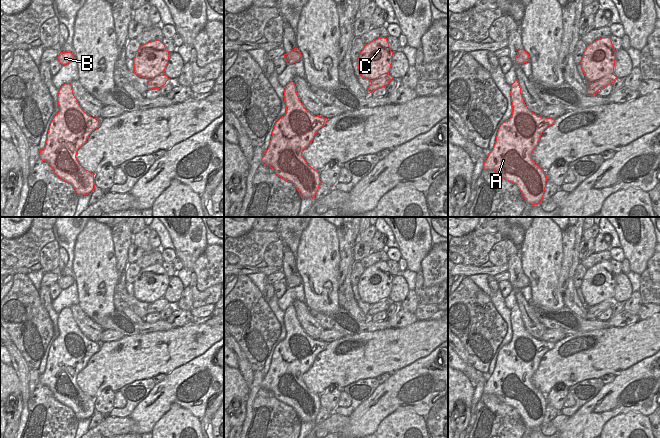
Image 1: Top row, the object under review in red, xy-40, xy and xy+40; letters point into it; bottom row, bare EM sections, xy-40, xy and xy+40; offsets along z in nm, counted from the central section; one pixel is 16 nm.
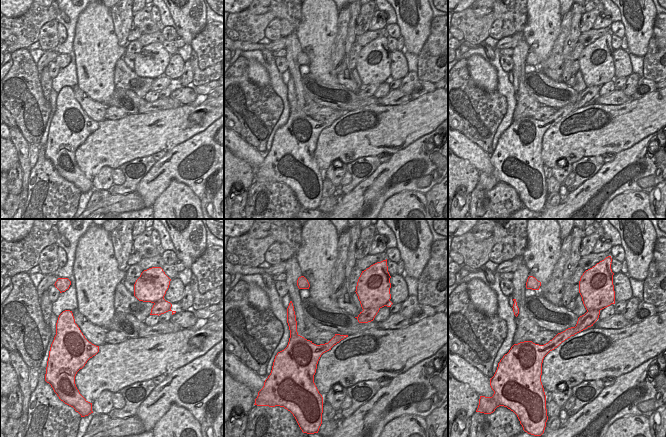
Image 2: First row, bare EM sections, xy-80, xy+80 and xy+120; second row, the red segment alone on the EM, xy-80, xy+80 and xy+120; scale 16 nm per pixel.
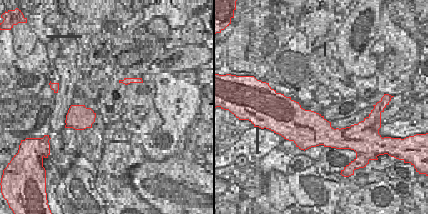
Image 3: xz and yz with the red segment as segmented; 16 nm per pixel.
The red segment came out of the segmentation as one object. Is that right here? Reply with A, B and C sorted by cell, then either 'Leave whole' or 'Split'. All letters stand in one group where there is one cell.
Groups: A / B C. Split.

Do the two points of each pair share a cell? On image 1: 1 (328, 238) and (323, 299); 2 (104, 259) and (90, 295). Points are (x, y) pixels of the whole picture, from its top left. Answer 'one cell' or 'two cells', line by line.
1: one cell
2: one cell

